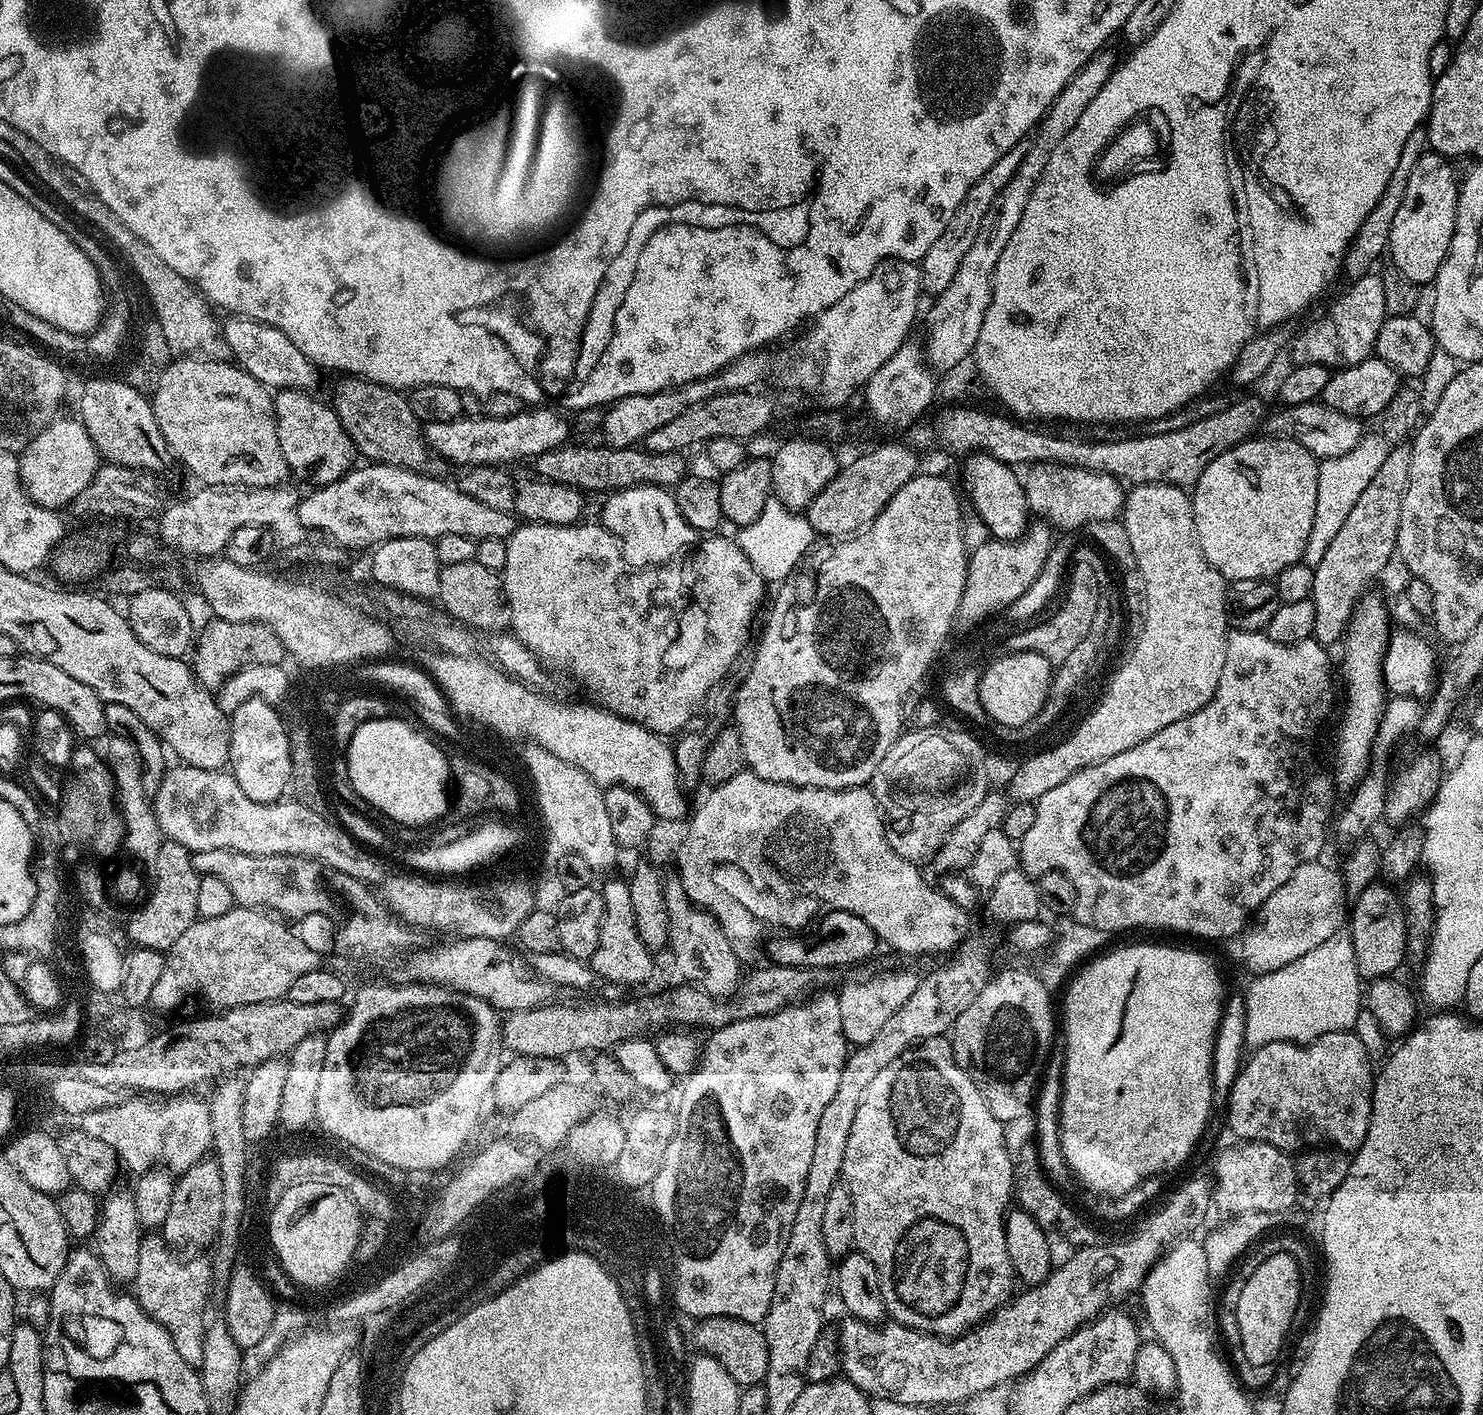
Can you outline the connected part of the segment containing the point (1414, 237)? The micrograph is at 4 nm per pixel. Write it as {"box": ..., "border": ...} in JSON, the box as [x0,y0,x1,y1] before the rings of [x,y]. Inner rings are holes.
{"box":[1388,150,1460,286],"border":[[[1431,150],[1422,153],[1414,170],[1410,170],[1410,182],[1406,182],[1406,194],[1402,197],[1402,206],[1398,206],[1398,214],[1394,214],[1388,239],[1391,263],[1402,270],[1410,282],[1427,286],[1435,281],[1454,238],[1459,197],[1460,184],[1449,157]]]}

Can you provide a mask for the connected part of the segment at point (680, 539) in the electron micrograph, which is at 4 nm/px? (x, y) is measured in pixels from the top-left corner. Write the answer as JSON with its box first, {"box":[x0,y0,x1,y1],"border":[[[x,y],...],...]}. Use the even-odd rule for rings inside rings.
{"box":[599,484,698,570],"border":[[[639,484],[613,492],[605,500],[608,501],[599,519],[606,531],[620,543],[624,562],[633,570],[654,568],[675,561],[683,548],[691,549],[697,543],[698,533],[692,529],[690,522],[686,522],[686,518],[682,518],[675,495],[667,488]]]}

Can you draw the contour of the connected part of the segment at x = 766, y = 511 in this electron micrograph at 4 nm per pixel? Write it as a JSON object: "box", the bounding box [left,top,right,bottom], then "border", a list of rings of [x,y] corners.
{"box":[736,496,816,584],"border":[[[772,496],[763,507],[762,514],[750,525],[737,531],[736,541],[760,576],[766,582],[778,584],[792,575],[811,551],[816,542],[816,533],[805,515],[783,507],[780,500]]]}

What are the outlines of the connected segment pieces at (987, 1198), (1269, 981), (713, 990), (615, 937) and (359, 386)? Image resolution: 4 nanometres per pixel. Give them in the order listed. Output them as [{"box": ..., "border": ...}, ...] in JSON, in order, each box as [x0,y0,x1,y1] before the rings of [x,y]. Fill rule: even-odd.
[{"box":[842,1036,1014,1338],"border":[[[944,1036],[922,1040],[907,1048],[902,1055],[894,1058],[894,1062],[890,1062],[890,1066],[878,1070],[878,1075],[870,1082],[870,1086],[866,1086],[862,1102],[858,1102],[858,1114],[854,1114],[854,1126],[850,1126],[850,1138],[846,1142],[842,1184],[848,1189],[850,1202],[854,1206],[852,1217],[855,1251],[866,1254],[866,1258],[874,1262],[874,1270],[878,1270],[878,1278],[882,1282],[882,1298],[888,1307],[887,1315],[895,1323],[933,1336],[955,1338],[987,1320],[1013,1299],[1014,1273],[1006,1250],[1004,1229],[1005,1213],[1014,1200],[1013,1164],[1006,1152],[1006,1143],[1003,1142],[1003,1128],[1000,1120],[990,1114],[990,1106],[982,1102],[978,1086],[974,1086],[974,1082],[970,1082],[967,1074],[956,1065],[956,1060],[952,1057],[951,1039]]]},{"box":[1243,930,1362,1050],"border":[[[1344,930],[1326,938],[1322,946],[1314,946],[1302,958],[1294,958],[1290,966],[1257,975],[1253,980],[1256,981],[1243,993],[1245,1042],[1252,1050],[1279,1040],[1308,1044],[1322,1038],[1322,1034],[1353,1031],[1362,1011],[1358,962],[1354,962],[1352,937]]]},{"box":[664,878,742,998],"border":[[[678,878],[670,881],[667,879],[664,885],[666,914],[670,922],[669,949],[683,975],[681,977],[717,998],[735,993],[742,983],[742,971],[740,972],[740,960],[732,949],[735,948],[734,941],[724,933],[711,912],[695,907]]]},{"box":[590,878,654,988],"border":[[[608,878],[602,884],[600,893],[604,899],[602,914],[602,930],[598,938],[598,950],[594,950],[590,961],[592,971],[597,977],[609,980],[612,984],[625,984],[632,988],[635,984],[644,984],[652,976],[652,960],[654,953],[638,938],[638,930],[634,922],[634,906],[630,903],[629,881]]]},{"box":[330,375,430,472],"border":[[[345,375],[332,388],[330,403],[338,414],[352,447],[368,462],[393,464],[399,468],[411,468],[424,472],[424,459],[430,456],[430,448],[418,425],[418,417],[410,410],[407,395],[395,388],[387,388],[378,382],[362,380],[359,376]]]}]

